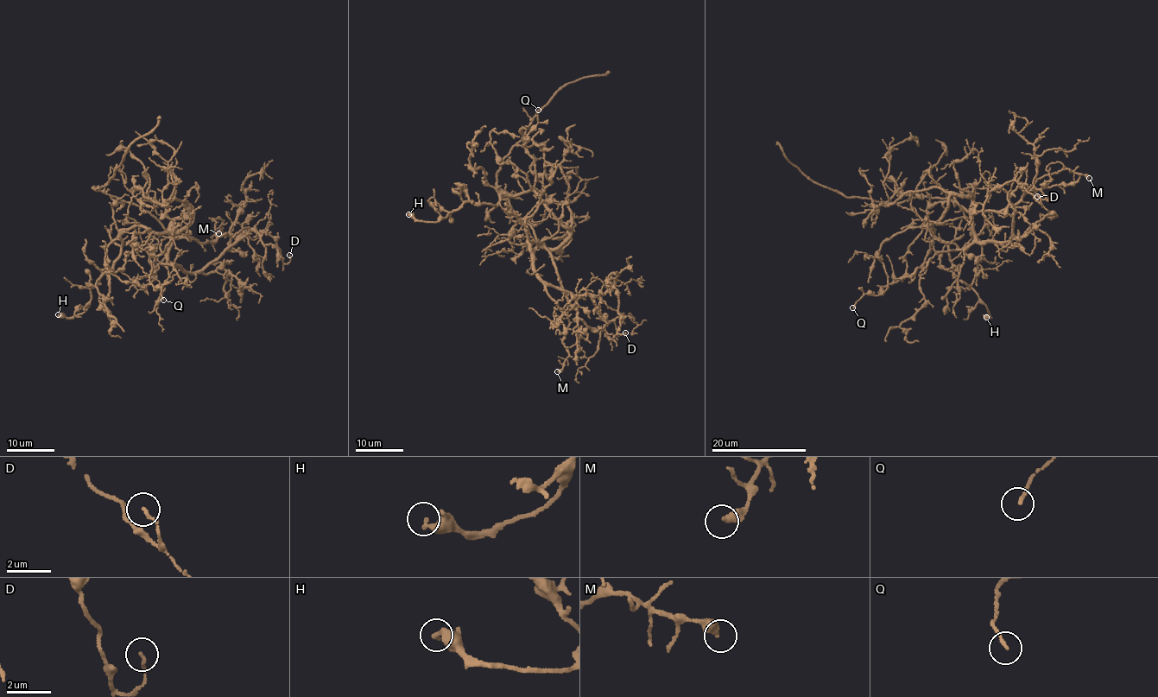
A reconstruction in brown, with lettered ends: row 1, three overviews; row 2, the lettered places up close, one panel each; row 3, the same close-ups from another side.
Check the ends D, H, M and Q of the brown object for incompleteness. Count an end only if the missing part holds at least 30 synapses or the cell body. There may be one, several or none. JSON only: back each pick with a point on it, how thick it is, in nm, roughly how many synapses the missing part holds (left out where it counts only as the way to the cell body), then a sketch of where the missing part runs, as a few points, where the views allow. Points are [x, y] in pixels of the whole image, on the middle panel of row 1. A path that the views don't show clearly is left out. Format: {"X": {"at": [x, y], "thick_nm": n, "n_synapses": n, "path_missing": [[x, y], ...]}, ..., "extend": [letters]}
{"extend": []}

